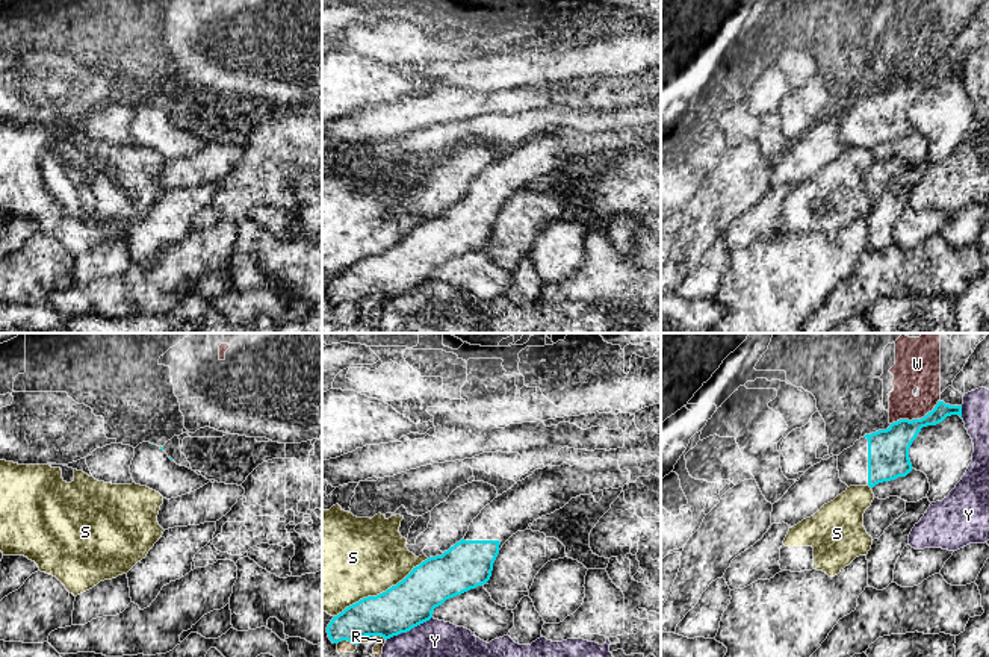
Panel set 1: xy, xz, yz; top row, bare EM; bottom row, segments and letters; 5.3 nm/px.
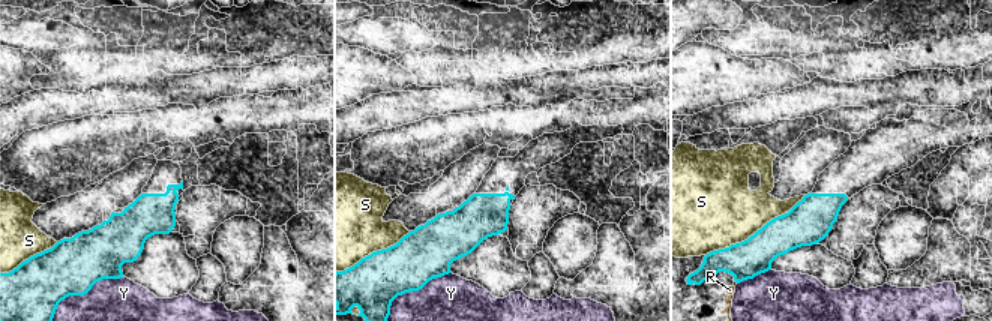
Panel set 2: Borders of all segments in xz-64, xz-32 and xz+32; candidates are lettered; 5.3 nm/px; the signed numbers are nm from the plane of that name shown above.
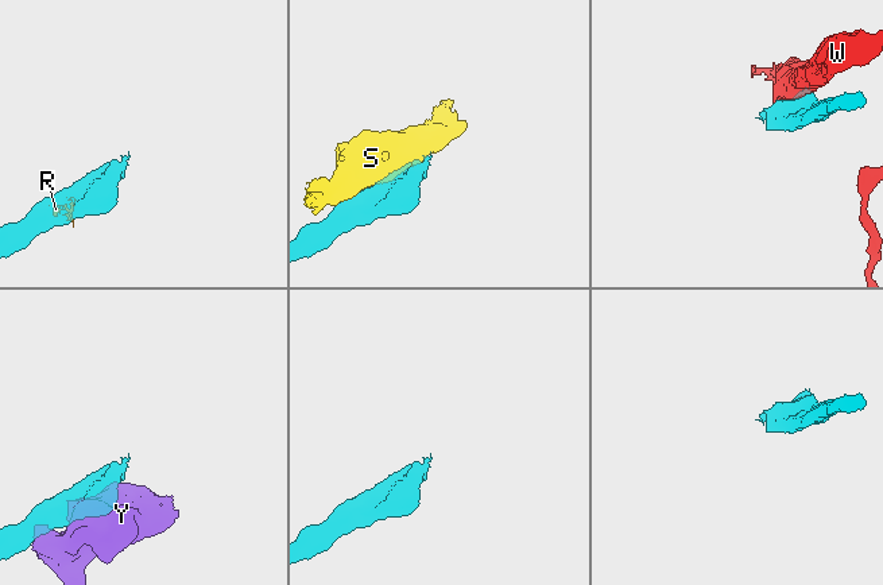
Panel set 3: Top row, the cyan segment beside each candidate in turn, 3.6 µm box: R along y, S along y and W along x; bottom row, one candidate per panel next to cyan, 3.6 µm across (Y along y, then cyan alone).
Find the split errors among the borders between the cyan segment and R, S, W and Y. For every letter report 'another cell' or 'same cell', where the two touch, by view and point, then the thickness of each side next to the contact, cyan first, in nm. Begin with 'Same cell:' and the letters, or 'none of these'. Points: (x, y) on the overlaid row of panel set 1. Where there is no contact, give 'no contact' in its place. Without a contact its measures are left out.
Same cell: none of these
R: another cell | xz (347, 639) | 240/60 nm
S: another cell | xz (380, 594) | 240/440 nm
W: another cell | yz (915, 420) | 220/170 nm
Y: another cell | xz (409, 630) | 240/200 nm

